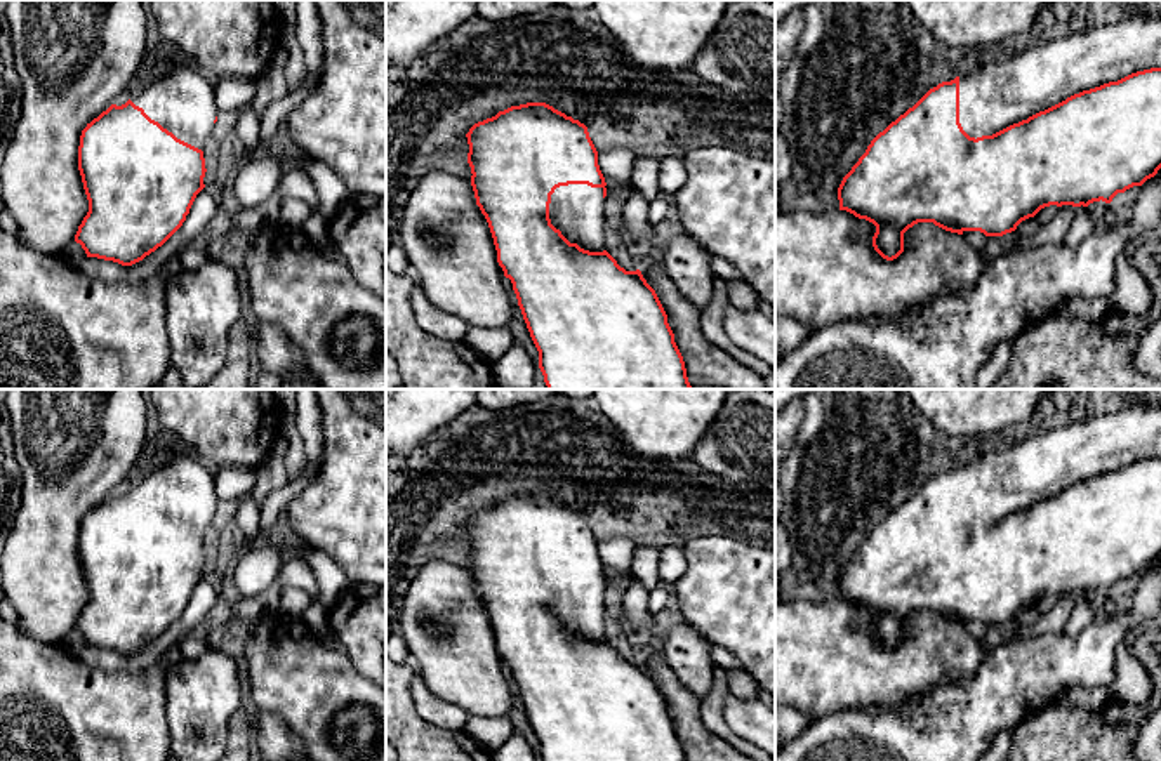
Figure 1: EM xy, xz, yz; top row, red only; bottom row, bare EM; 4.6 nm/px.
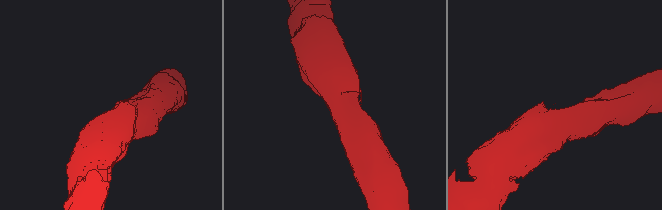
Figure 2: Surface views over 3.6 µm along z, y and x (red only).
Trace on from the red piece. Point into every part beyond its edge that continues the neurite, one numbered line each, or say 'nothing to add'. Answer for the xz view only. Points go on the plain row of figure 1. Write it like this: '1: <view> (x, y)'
1: xz (577, 600)

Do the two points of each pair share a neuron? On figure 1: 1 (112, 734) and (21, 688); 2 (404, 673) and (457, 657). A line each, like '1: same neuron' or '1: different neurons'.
1: same neuron
2: different neurons

